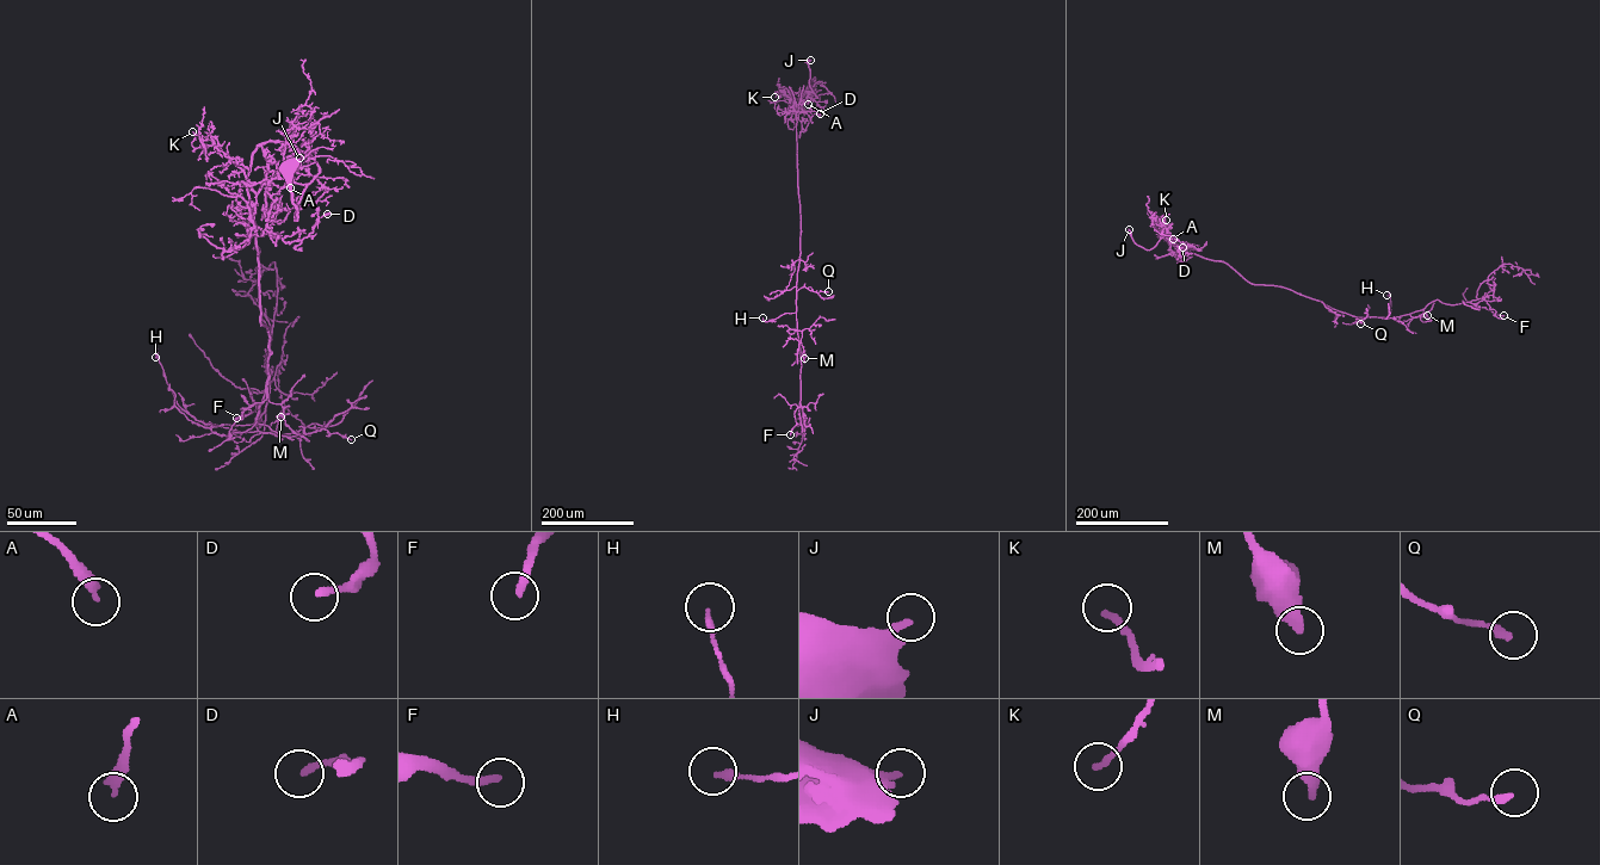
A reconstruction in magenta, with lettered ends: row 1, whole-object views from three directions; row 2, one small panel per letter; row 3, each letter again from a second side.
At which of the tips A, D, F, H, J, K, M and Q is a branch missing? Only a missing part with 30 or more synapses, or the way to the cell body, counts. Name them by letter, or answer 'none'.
none

